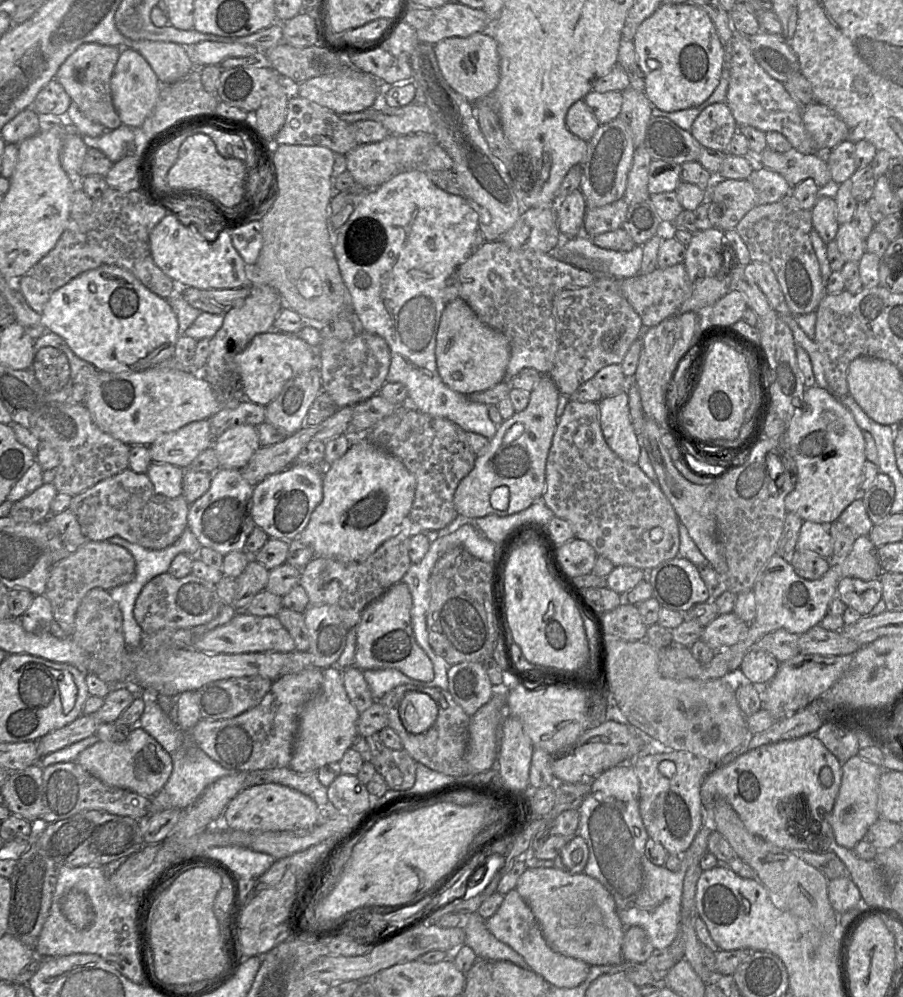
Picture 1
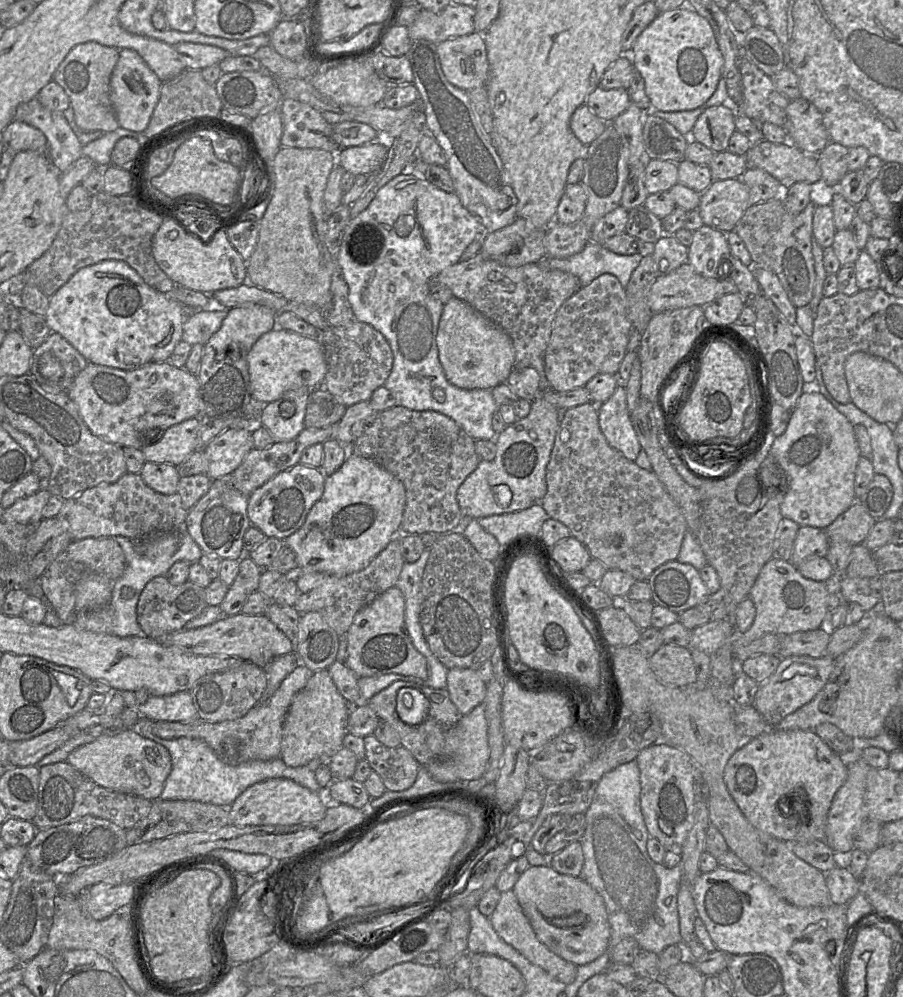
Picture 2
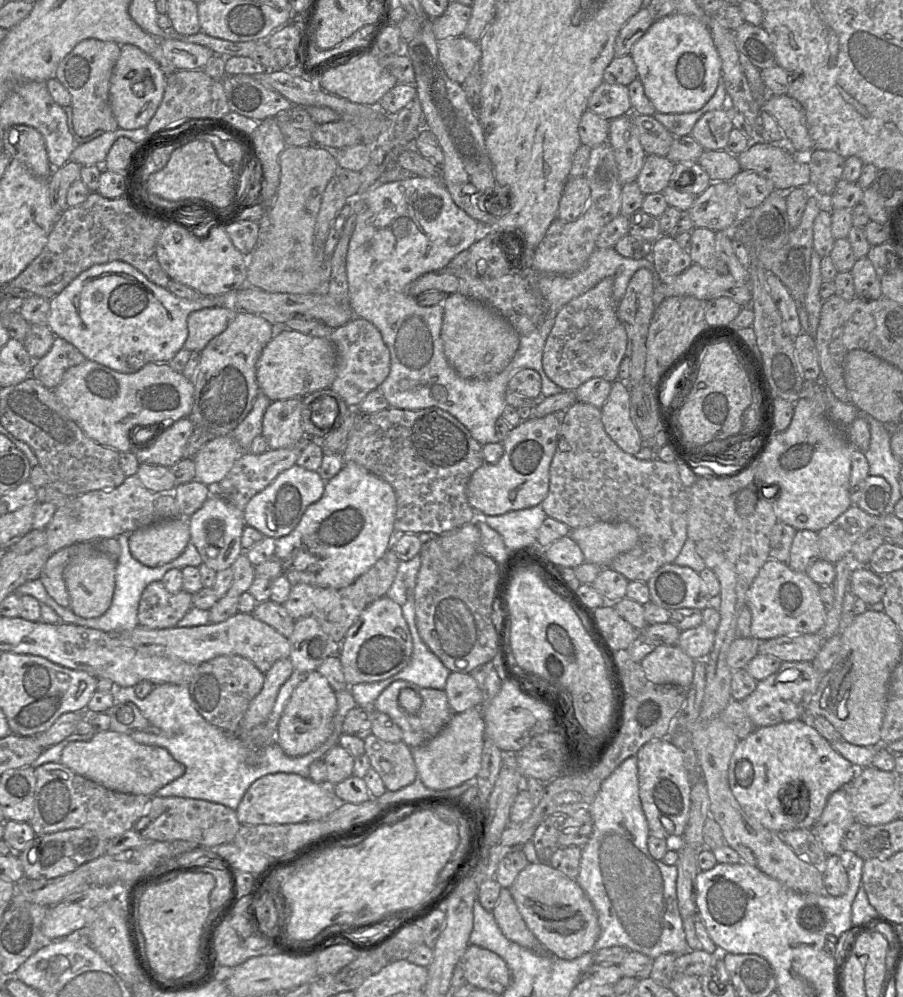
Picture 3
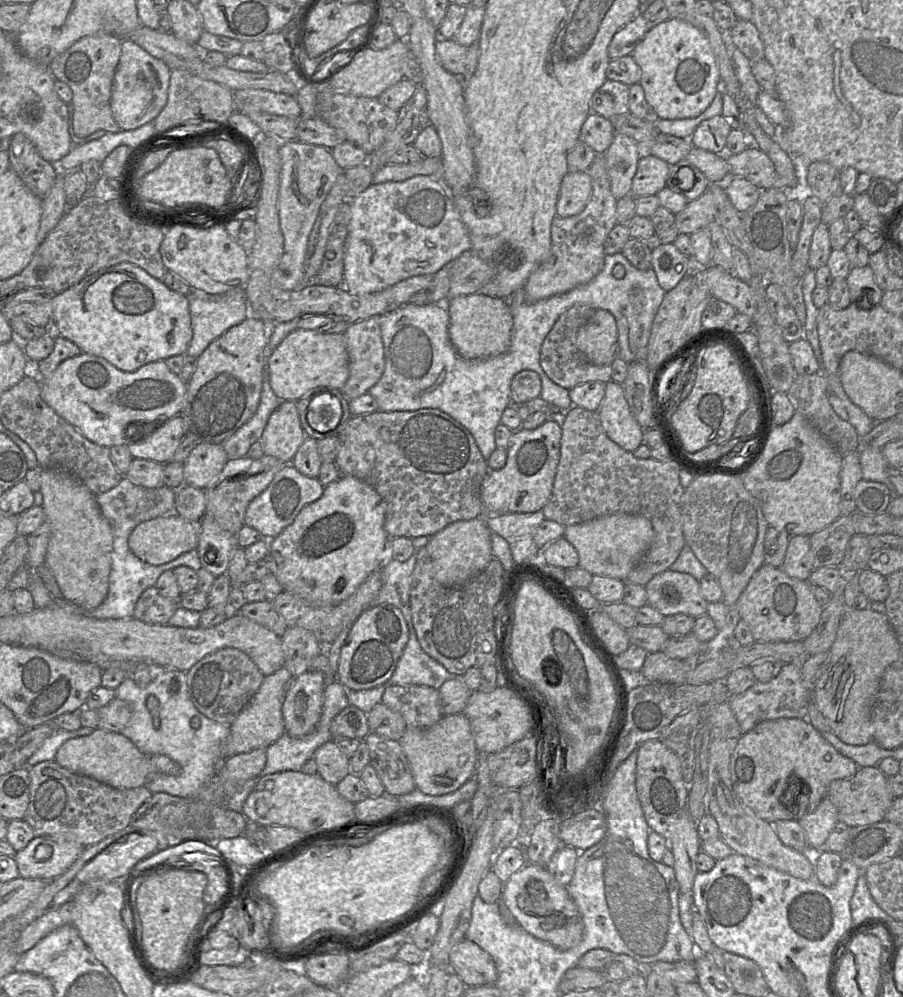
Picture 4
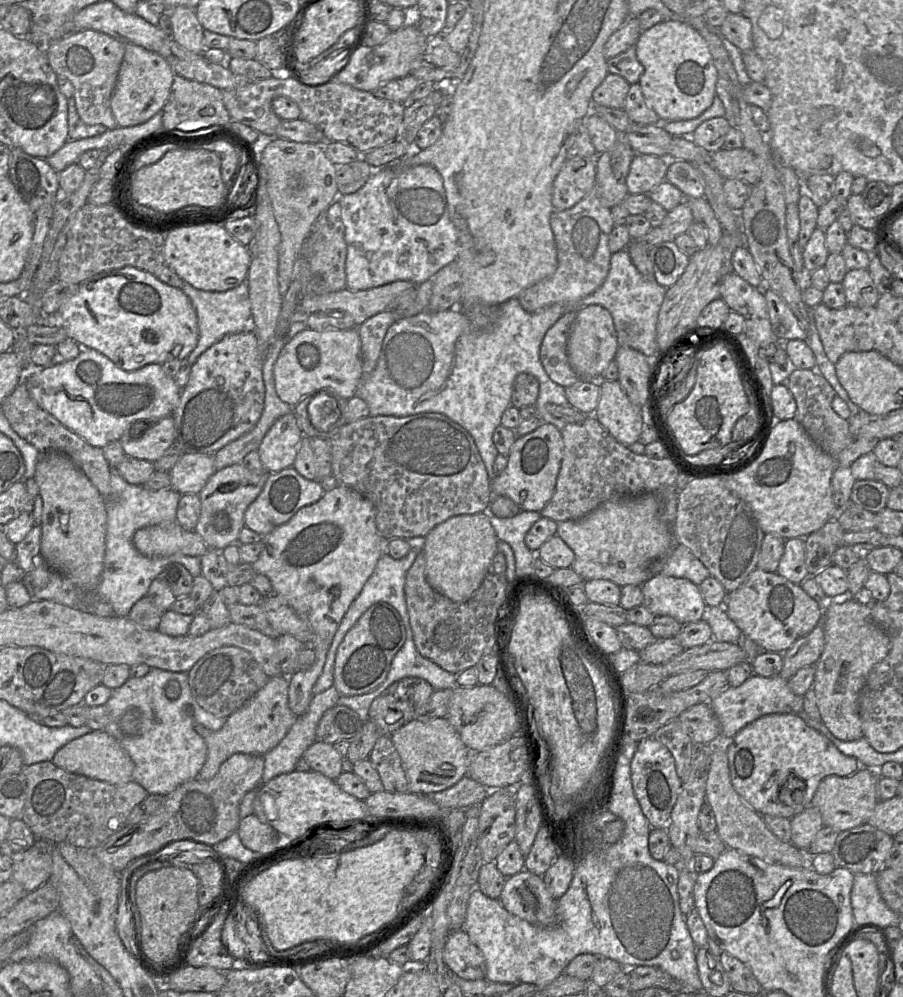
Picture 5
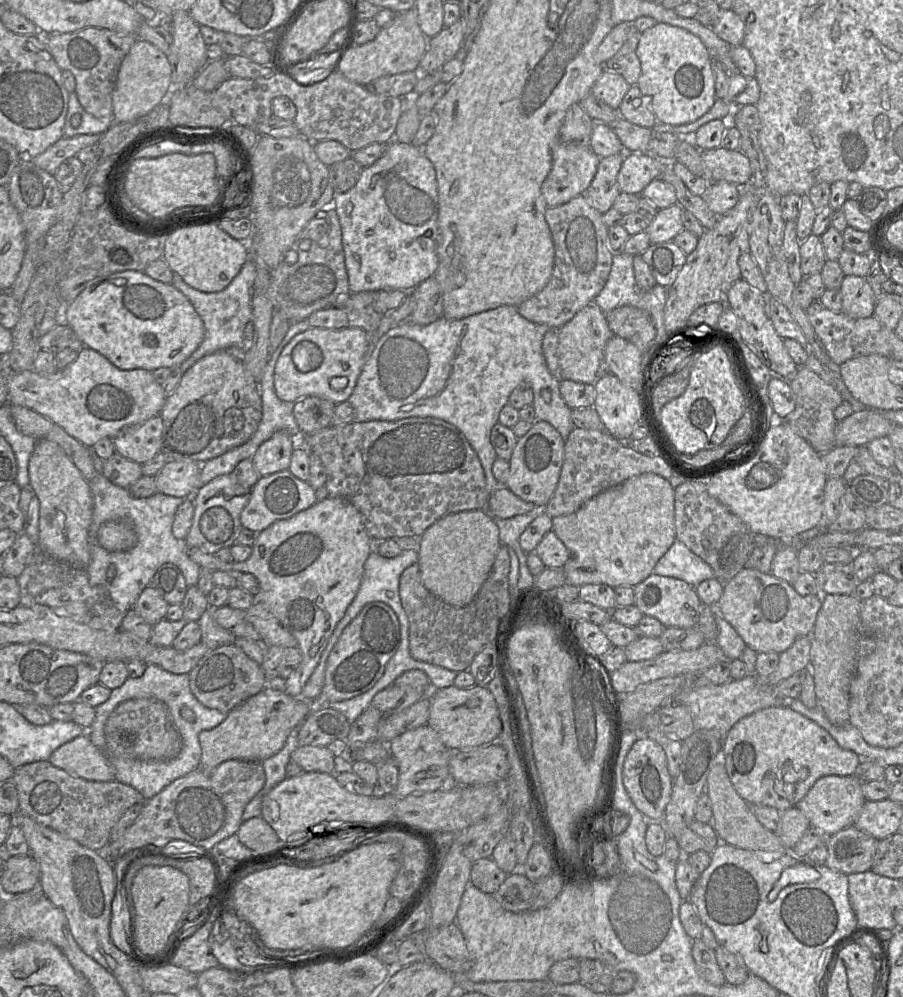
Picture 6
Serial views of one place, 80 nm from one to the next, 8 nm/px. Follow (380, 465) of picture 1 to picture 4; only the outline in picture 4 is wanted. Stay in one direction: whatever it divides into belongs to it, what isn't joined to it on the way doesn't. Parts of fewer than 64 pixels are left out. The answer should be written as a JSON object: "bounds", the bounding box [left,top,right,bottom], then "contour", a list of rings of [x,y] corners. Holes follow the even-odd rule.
{"bounds":[265,475,391,606],"contour":[[[341,475],[325,486],[318,500],[303,507],[295,520],[270,540],[270,551],[265,558],[267,566],[284,591],[297,594],[316,606],[338,605],[388,559],[391,538],[384,528],[385,518],[386,503],[371,485],[353,476]]]}

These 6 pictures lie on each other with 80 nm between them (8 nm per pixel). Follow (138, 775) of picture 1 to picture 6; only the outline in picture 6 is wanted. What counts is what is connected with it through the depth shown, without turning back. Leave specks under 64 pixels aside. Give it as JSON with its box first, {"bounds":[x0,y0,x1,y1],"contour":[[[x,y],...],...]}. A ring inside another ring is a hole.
{"bounds":[48,733,115,781],"contour":[[[87,733],[61,745],[48,761],[67,773],[89,781],[115,780],[115,769],[104,750],[92,744]]]}

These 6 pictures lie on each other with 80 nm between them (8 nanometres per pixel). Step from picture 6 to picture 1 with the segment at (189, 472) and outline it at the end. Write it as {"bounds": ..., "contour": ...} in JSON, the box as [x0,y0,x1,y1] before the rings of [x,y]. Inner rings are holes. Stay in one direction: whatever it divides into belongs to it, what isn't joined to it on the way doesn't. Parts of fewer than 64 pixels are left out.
{"bounds":[211,424,261,470],"contour":[[[248,424],[231,427],[217,437],[211,447],[220,469],[240,470],[261,447],[257,427]]]}

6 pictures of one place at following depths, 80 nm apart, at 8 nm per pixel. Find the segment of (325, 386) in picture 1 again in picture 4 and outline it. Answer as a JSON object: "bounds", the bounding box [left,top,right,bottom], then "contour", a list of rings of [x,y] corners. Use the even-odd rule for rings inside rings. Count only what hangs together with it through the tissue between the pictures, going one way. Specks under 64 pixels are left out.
{"bounds":[340,316,384,402],"contour":[[[372,316],[350,324],[343,333],[349,359],[349,377],[340,392],[347,402],[368,393],[369,389],[379,381],[384,372],[384,344],[379,317]]]}

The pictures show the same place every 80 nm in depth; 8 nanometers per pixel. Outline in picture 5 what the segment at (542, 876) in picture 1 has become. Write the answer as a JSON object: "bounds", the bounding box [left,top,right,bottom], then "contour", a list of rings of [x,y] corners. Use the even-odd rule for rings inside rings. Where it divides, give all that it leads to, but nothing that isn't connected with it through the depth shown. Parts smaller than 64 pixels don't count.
{"bounds":[499,869,557,926],"contour":[[[526,869],[506,879],[499,896],[502,906],[511,914],[537,926],[550,926],[556,923],[557,900],[547,889],[542,876]]]}

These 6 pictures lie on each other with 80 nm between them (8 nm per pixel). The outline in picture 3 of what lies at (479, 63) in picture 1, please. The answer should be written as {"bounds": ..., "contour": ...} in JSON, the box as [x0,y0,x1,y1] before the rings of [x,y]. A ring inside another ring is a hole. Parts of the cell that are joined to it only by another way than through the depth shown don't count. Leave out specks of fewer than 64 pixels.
{"bounds":[437,36,481,84],"contour":[[[454,36],[437,40],[438,57],[447,76],[462,84],[481,59],[481,48],[478,41]]]}

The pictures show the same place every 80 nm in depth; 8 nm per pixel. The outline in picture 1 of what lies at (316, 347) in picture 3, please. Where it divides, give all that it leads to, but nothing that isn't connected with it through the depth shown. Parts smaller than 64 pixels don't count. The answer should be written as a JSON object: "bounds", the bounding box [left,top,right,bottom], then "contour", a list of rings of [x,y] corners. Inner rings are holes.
{"bounds":[235,331,320,406],"contour":[[[269,331],[256,335],[248,346],[235,357],[244,385],[247,401],[267,406],[276,399],[292,378],[313,368],[320,368],[317,351],[295,334]]]}

